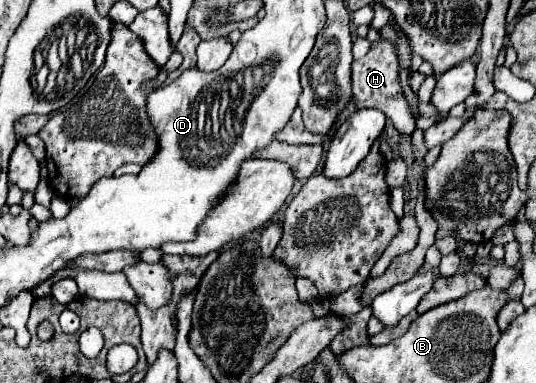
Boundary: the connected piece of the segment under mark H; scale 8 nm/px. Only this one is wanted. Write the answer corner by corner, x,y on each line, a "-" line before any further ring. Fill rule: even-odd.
380,35
380,41
374,43
362,59
356,59
352,63
352,99
358,109
374,107
374,109
380,109
382,113
386,113
386,117
394,123
394,127
400,133
410,135
414,131
416,119
410,111
410,107
406,105
406,99
404,99
400,83
398,83
398,59
396,59
396,51
394,51
394,45
390,39
384,39

